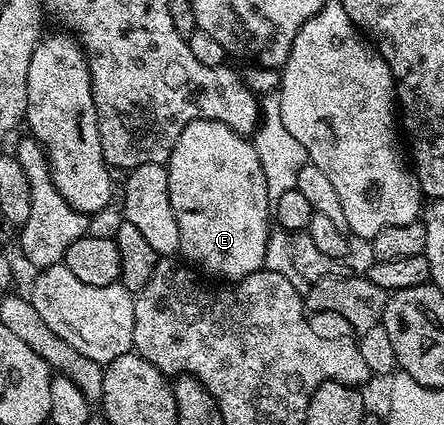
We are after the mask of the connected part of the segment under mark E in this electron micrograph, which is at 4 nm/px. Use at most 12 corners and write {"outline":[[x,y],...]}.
{"outline":[[181,129],[165,166],[188,264],[264,270],[273,211],[252,140]]}

